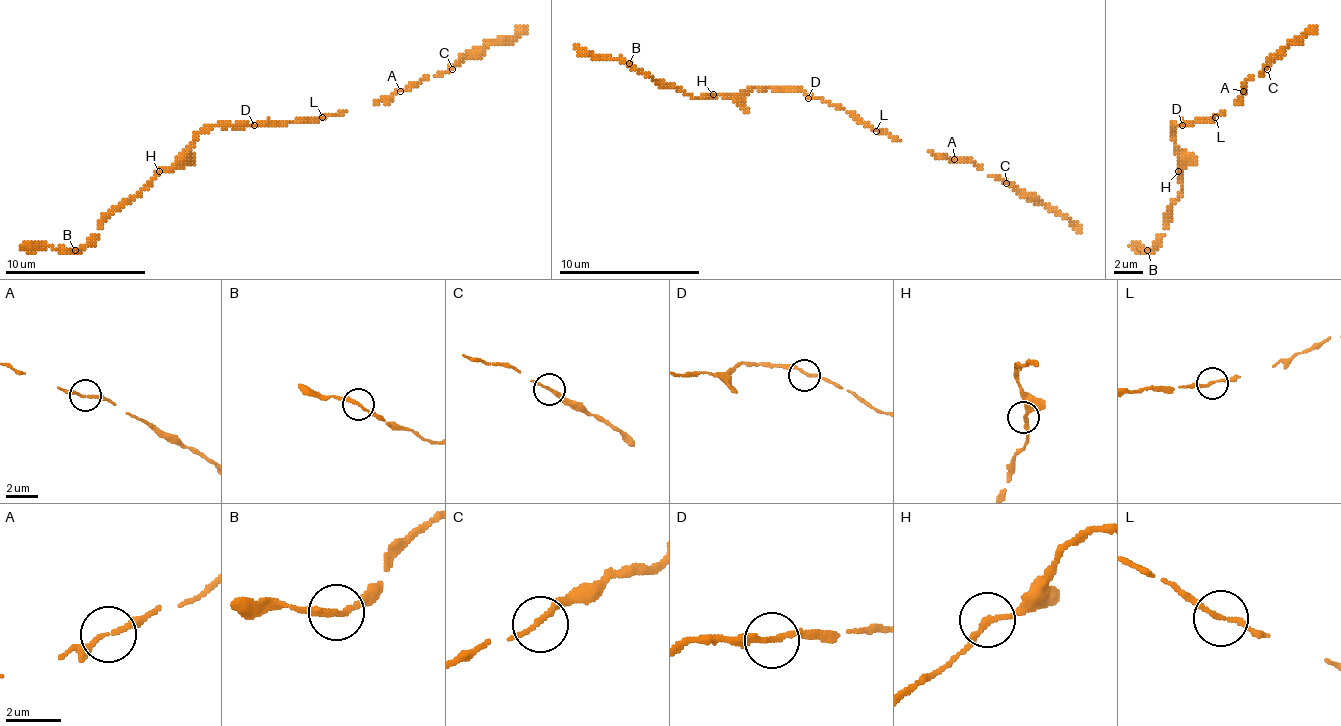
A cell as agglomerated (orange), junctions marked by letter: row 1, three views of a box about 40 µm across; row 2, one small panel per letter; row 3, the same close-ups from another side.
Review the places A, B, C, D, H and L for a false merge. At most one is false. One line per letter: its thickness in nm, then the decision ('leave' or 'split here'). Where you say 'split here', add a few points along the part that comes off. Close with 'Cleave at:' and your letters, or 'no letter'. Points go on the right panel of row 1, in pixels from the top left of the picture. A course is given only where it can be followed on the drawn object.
A: 180 nm | leave
B: 190 nm | split here | (1147, 249), (1129, 246)
C: 180 nm | leave
D: 190 nm | leave
H: 180 nm | leave
L: 160 nm | leave
Cleave at: B

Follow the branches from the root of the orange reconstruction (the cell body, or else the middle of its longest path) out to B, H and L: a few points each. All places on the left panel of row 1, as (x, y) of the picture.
B: (275, 125), (208, 125), (198, 136), (194, 147), (173, 168), (162, 168), (98, 228), (95, 239), (74, 249)
H: (275, 125), (208, 125), (198, 136), (194, 147), (173, 168), (162, 168), (159, 171)
L: (275, 125), (318, 122), (321, 118)

